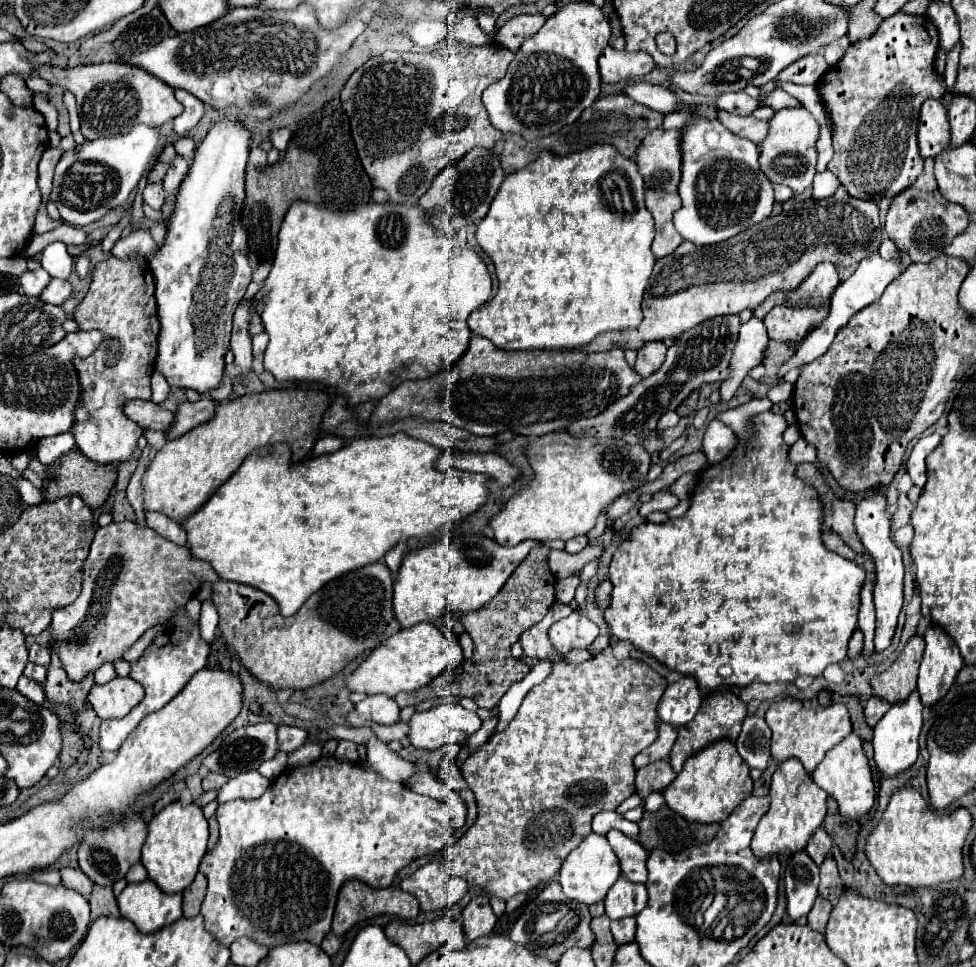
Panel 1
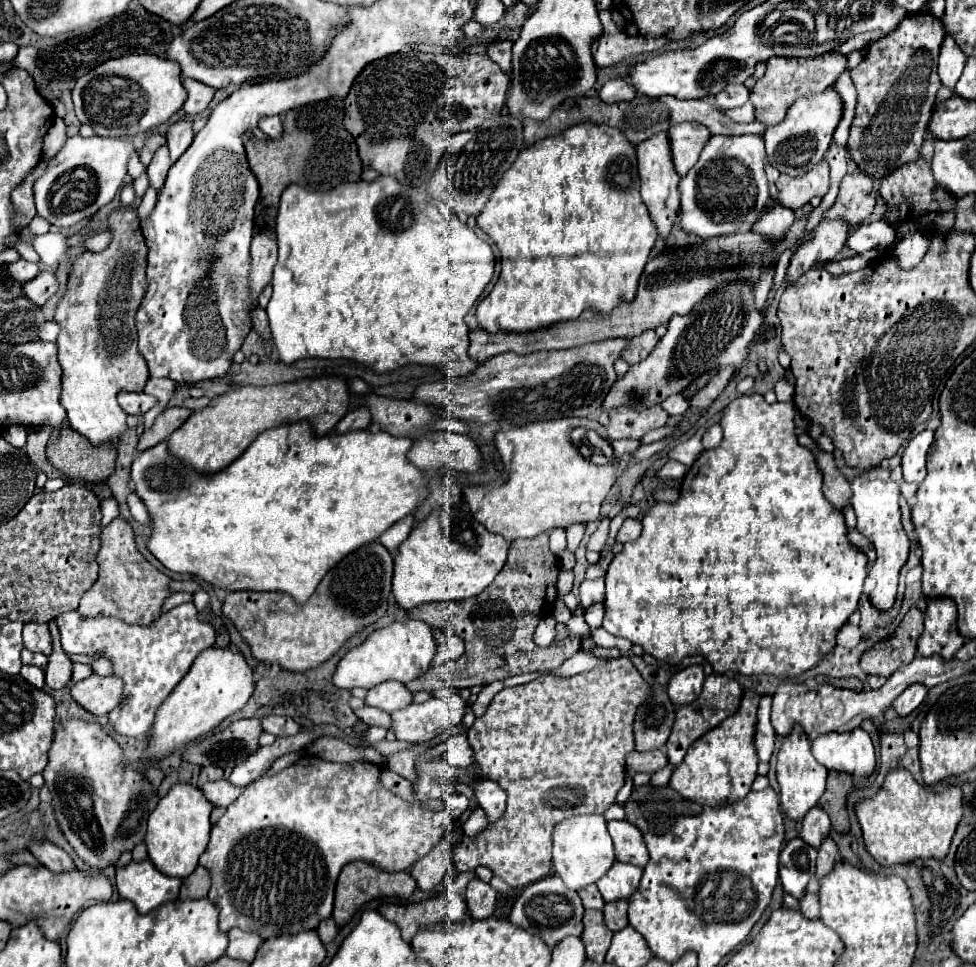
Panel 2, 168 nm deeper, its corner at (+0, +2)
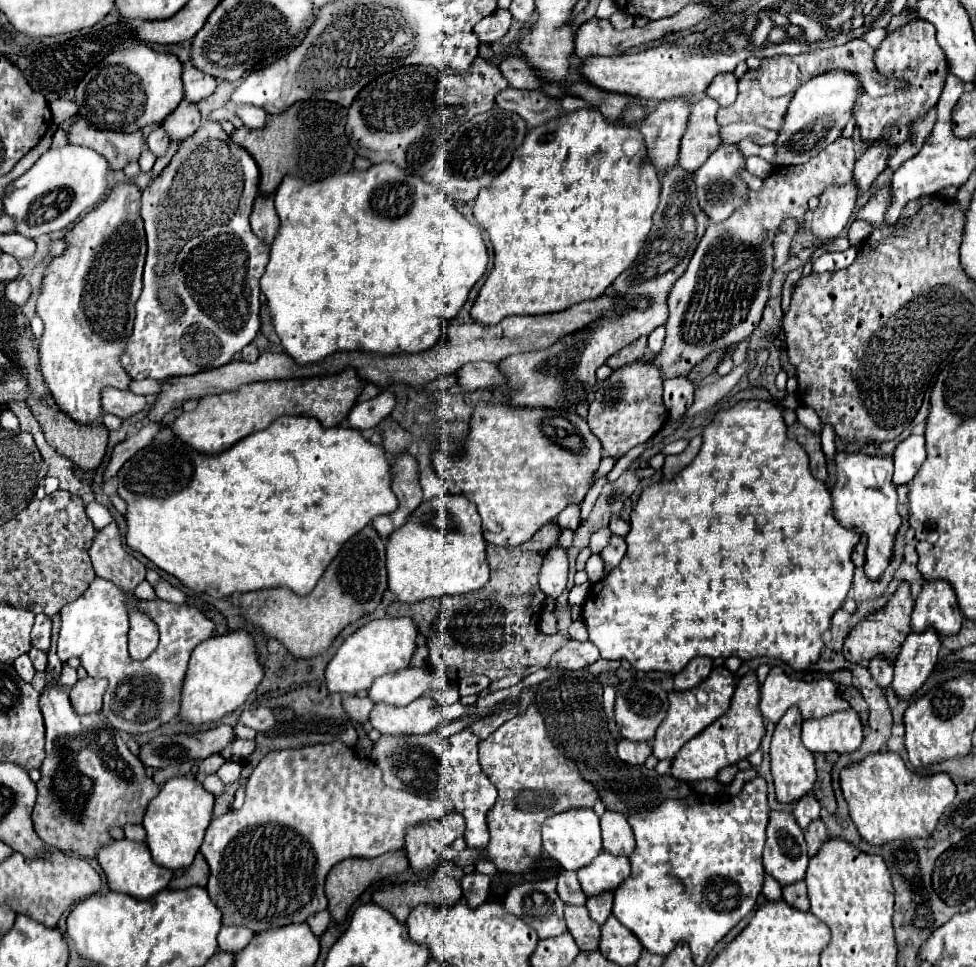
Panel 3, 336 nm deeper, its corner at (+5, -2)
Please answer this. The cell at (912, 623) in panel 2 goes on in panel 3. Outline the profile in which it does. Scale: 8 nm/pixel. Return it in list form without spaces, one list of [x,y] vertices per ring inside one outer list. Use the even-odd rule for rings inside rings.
[[[902,581],[896,589],[896,593],[888,599],[886,607],[878,613],[872,613],[866,617],[866,621],[850,627],[846,639],[844,639],[844,657],[850,663],[860,663],[860,661],[870,661],[874,655],[884,653],[888,659],[896,661],[896,649],[900,649],[900,643],[906,639],[910,633],[910,615],[912,615],[914,599],[910,595],[910,585]]]

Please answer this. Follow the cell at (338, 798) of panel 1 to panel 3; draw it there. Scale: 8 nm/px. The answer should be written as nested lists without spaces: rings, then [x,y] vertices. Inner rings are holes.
[[[334,741],[334,743],[316,743],[316,745],[306,745],[300,749],[282,749],[282,751],[270,751],[260,763],[258,767],[252,771],[248,783],[246,783],[246,799],[240,811],[232,811],[226,815],[220,815],[216,819],[212,819],[210,827],[206,829],[206,837],[204,843],[200,847],[200,853],[206,857],[208,865],[210,865],[210,879],[208,879],[208,893],[212,897],[212,901],[218,905],[218,909],[222,911],[222,923],[224,925],[244,925],[248,929],[252,929],[254,933],[266,931],[270,927],[282,927],[282,925],[290,925],[290,923],[304,923],[308,919],[308,915],[326,909],[326,895],[324,895],[324,879],[328,875],[328,871],[348,859],[348,857],[378,857],[384,855],[388,851],[396,851],[404,847],[404,835],[406,835],[406,827],[410,827],[410,823],[420,823],[420,821],[428,821],[428,819],[440,819],[442,815],[450,813],[454,807],[450,800],[440,799],[438,797],[428,797],[427,795],[412,795],[408,791],[396,791],[388,785],[384,785],[382,781],[382,771],[366,757],[360,757],[354,753],[352,747]]]

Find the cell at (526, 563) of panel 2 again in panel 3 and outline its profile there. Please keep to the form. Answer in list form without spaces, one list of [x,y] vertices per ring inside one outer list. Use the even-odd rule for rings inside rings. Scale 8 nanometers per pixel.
[[[556,521],[546,523],[536,531],[532,539],[518,547],[496,547],[496,545],[486,545],[486,555],[490,561],[490,581],[468,595],[454,595],[454,597],[440,597],[440,599],[424,599],[418,603],[400,603],[394,601],[386,607],[388,617],[410,617],[418,631],[428,639],[432,647],[432,639],[442,639],[444,641],[444,671],[446,677],[468,677],[468,675],[486,675],[488,679],[496,681],[502,677],[512,677],[512,675],[530,675],[536,673],[538,669],[546,667],[550,657],[566,643],[562,635],[544,635],[538,631],[538,619],[544,603],[544,593],[538,587],[538,569],[542,565],[542,559],[546,551],[558,541],[560,527]]]

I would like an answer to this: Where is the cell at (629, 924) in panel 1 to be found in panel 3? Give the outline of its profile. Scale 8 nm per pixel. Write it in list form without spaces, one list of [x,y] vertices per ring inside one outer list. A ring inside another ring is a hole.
[[[604,891],[604,893],[600,893],[600,895],[588,897],[586,909],[588,909],[590,917],[592,917],[598,925],[602,925],[604,919],[608,919],[608,915],[612,913],[612,899],[614,899],[612,891]]]

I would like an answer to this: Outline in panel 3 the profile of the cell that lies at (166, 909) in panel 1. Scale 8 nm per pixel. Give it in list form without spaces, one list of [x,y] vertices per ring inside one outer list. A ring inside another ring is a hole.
[[[114,839],[114,843],[108,843],[104,847],[98,849],[96,853],[96,859],[106,875],[106,881],[108,881],[108,887],[112,891],[118,891],[118,893],[126,893],[126,895],[132,895],[136,899],[150,899],[152,895],[156,895],[158,891],[166,889],[170,879],[172,879],[172,871],[166,869],[166,867],[160,867],[152,861],[152,855],[148,851],[148,845],[146,843],[136,843],[136,841],[130,841],[130,839]]]

